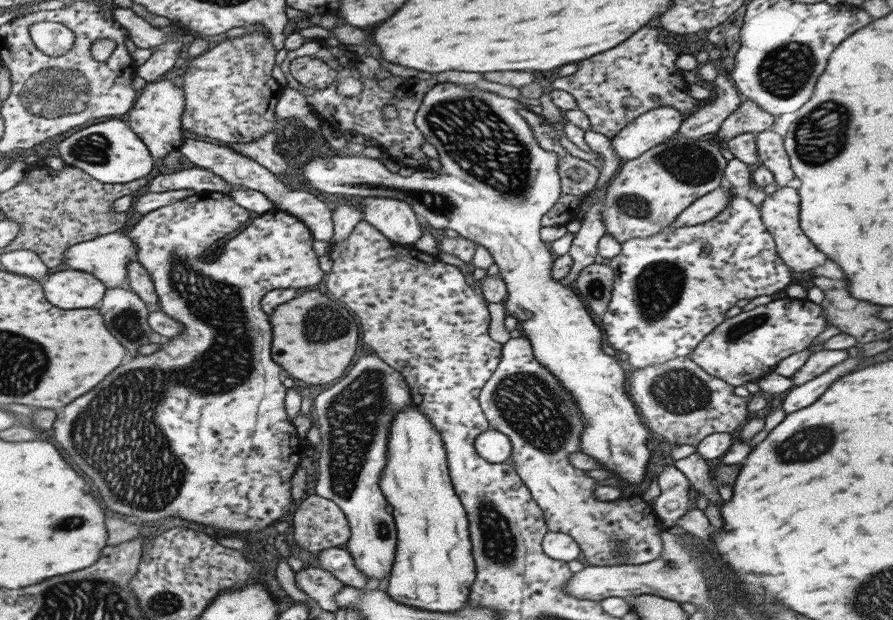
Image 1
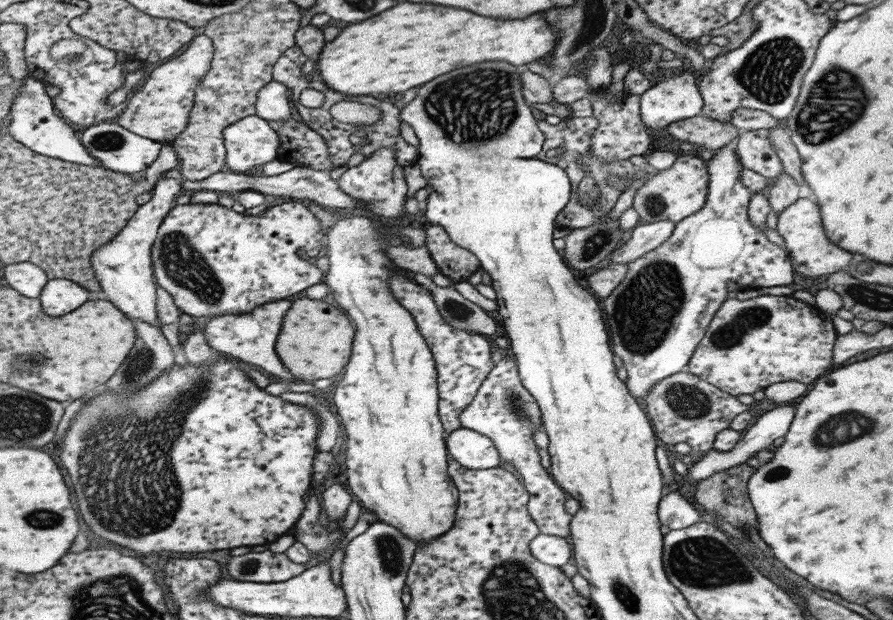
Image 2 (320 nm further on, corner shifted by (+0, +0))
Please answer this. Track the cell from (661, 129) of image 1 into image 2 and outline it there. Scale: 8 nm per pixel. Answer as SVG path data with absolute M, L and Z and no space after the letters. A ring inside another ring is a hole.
M682 69L678 76L653 82L650 87L647 87L645 92L639 95L639 118L643 126L647 129L663 130L671 122L700 115L703 104L696 77L693 69Z

